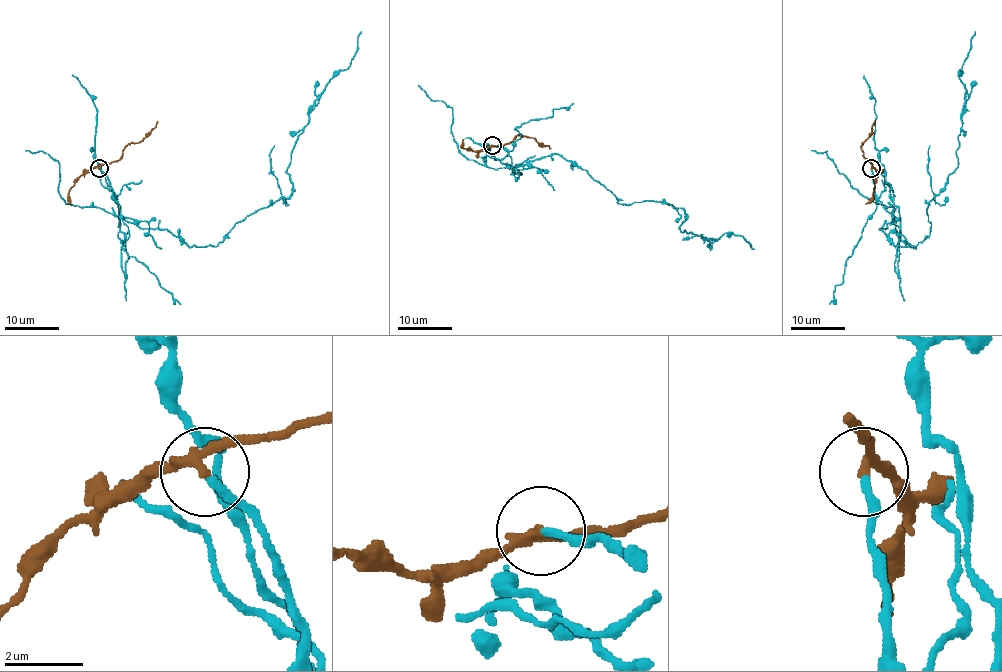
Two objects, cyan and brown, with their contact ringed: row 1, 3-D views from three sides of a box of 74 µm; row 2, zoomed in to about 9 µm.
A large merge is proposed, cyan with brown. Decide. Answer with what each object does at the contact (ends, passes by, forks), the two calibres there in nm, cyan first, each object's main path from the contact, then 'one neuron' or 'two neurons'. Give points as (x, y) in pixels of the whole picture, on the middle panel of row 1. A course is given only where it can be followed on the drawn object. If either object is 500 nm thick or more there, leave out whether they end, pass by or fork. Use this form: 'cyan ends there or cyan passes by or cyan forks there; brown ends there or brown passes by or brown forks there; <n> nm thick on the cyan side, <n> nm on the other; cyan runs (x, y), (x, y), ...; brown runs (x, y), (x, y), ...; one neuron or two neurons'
cyan ends there; brown passes by; 190 nm thick on the cyan side, 240 nm on the other; cyan runs (492, 145), (517, 166), (557, 154), (621, 205), (666, 202), (684, 210), (682, 232), (739, 234), (754, 249); brown runs (492, 145), (509, 143), (521, 135), (532, 137), (551, 149); two neurons

